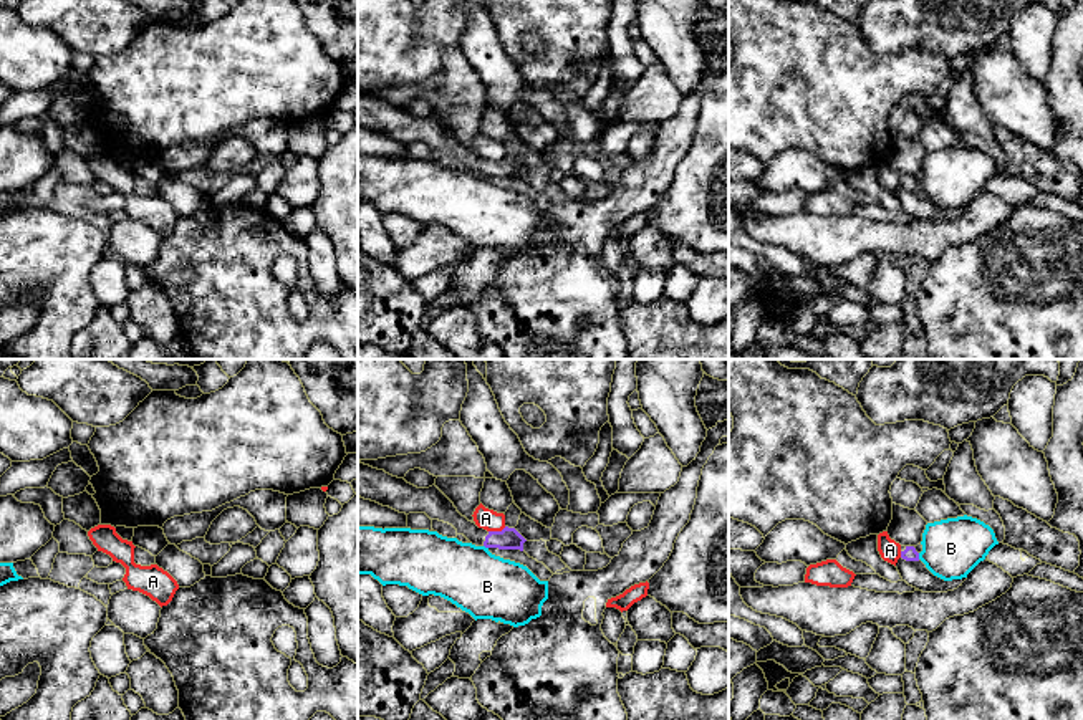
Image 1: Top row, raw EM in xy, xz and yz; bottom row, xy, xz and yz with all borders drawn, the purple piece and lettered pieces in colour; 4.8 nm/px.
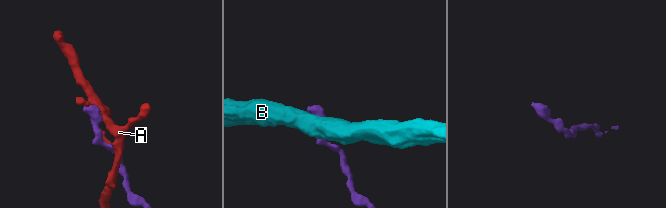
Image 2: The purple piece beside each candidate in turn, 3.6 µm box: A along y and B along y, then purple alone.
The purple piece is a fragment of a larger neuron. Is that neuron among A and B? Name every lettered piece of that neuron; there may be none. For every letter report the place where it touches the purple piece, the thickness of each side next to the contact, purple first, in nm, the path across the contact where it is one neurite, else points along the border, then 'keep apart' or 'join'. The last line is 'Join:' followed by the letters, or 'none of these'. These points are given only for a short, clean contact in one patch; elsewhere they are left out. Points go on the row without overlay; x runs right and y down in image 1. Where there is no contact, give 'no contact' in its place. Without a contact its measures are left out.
A: contact xz (497, 161); calibres 110 and 100 nm; keep apart
B: contact yz (918, 186); calibres 70 and 280 nm; border yz (918, 182), (919, 187); keep apart
Join: none of these

